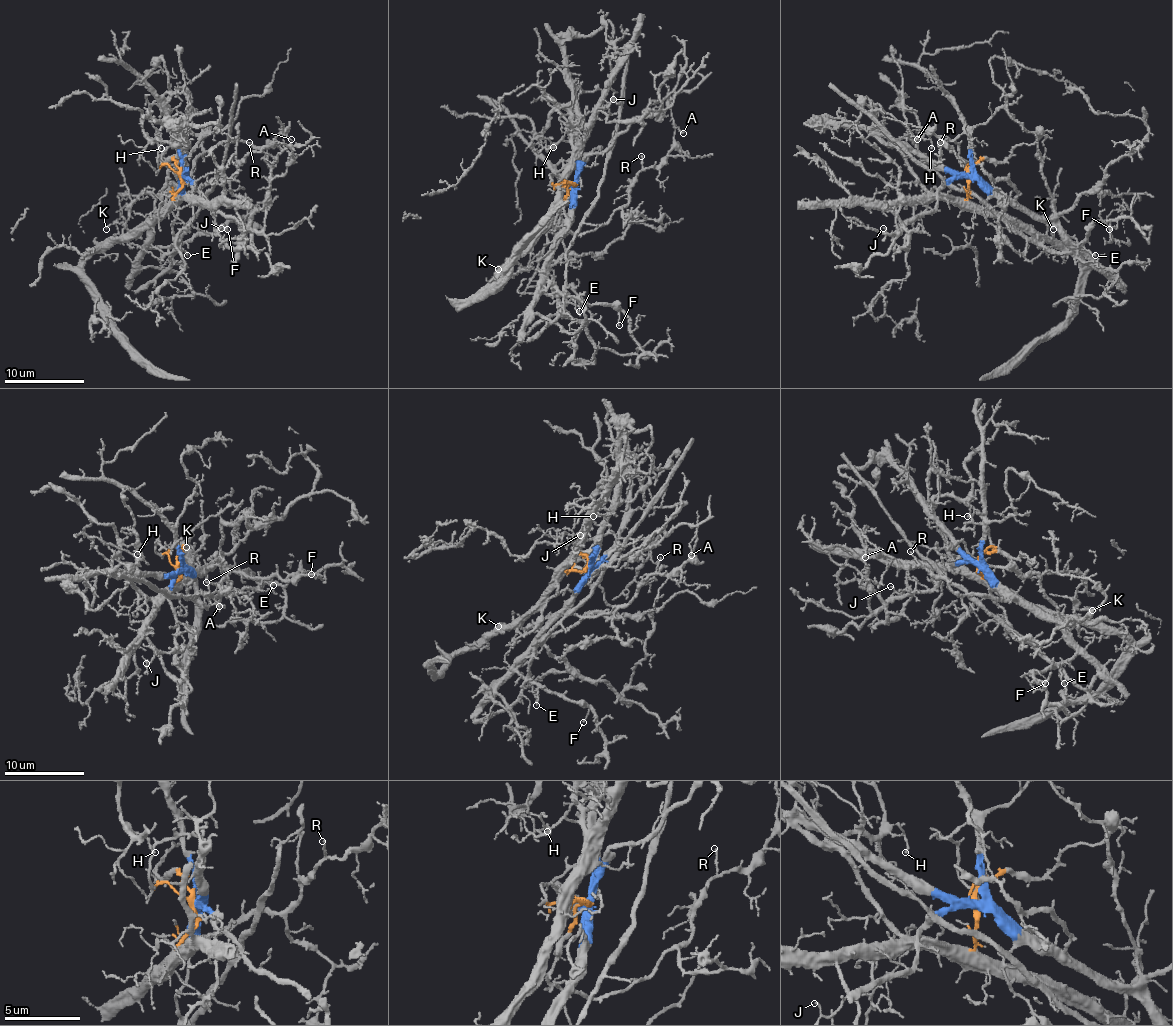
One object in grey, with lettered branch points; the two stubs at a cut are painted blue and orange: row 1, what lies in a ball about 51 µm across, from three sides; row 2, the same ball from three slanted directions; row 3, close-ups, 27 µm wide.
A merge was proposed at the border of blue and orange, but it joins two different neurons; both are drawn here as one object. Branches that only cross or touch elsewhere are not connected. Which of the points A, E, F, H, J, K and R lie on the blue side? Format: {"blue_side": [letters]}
{"blue_side": ["A", "E", "F", "R"]}

